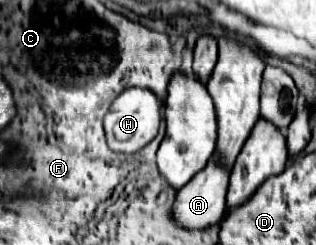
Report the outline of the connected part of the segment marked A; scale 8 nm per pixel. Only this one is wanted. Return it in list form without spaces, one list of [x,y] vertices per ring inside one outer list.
[[[212,157],[208,161],[206,169],[202,169],[190,183],[186,183],[178,191],[178,195],[172,203],[172,221],[176,223],[176,227],[206,229],[212,225],[220,225],[220,221],[224,219],[224,213],[226,213],[226,189],[228,189],[228,171],[224,171]]]

